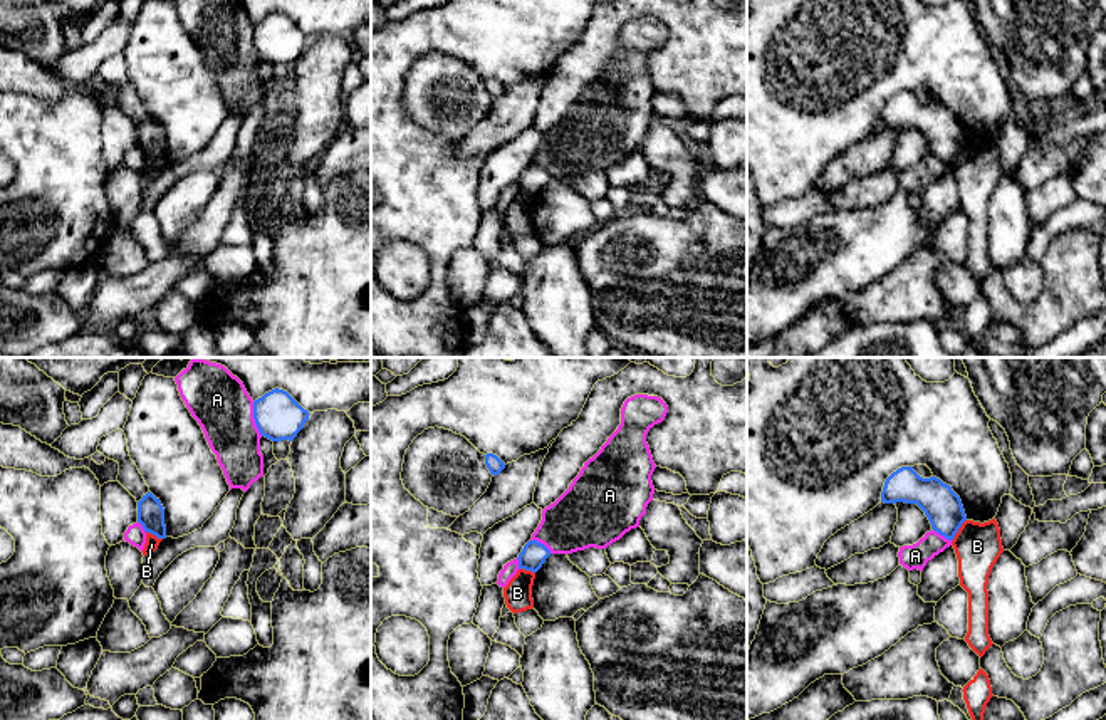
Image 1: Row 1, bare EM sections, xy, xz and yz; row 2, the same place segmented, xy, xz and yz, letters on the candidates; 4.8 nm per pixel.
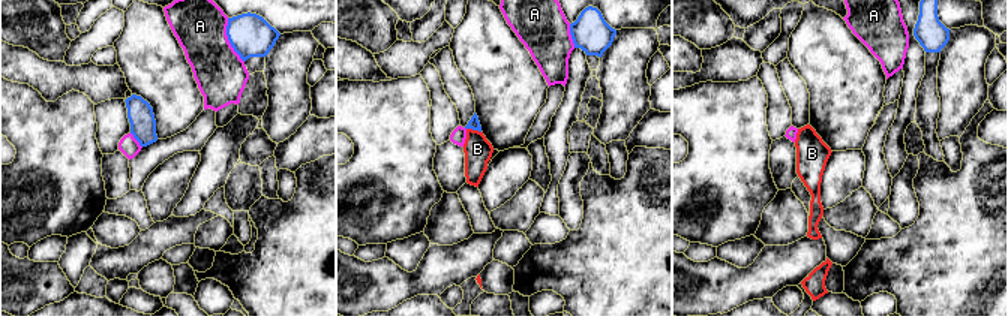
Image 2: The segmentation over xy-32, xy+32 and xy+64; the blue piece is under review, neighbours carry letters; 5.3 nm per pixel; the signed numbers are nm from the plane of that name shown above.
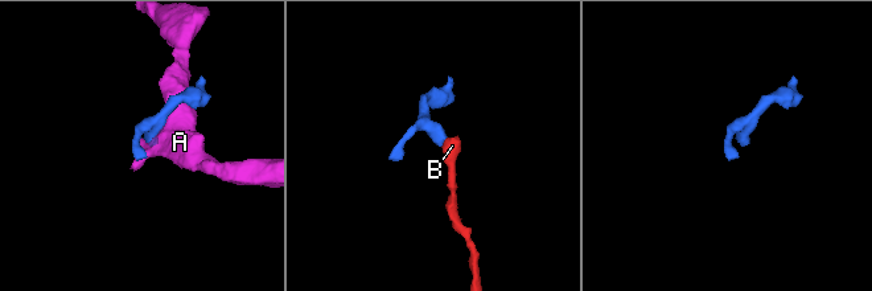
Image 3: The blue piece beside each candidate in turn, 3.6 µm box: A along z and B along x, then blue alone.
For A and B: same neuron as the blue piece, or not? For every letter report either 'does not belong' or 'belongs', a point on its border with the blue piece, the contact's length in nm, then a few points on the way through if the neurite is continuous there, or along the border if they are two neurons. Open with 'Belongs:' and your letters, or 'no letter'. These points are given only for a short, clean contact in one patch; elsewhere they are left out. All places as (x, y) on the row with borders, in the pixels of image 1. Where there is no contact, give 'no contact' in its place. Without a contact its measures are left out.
Belongs: no letter
A: does not belong; meets blue in xy at (254, 418); contact 180 nm long
B: does not belong; meets blue in yz at (957, 531); contact 130 nm long; border along yz (965, 519), (952, 541)

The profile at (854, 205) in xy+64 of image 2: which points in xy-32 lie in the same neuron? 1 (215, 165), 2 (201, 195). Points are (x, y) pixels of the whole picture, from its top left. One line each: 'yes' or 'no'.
1: yes
2: yes

